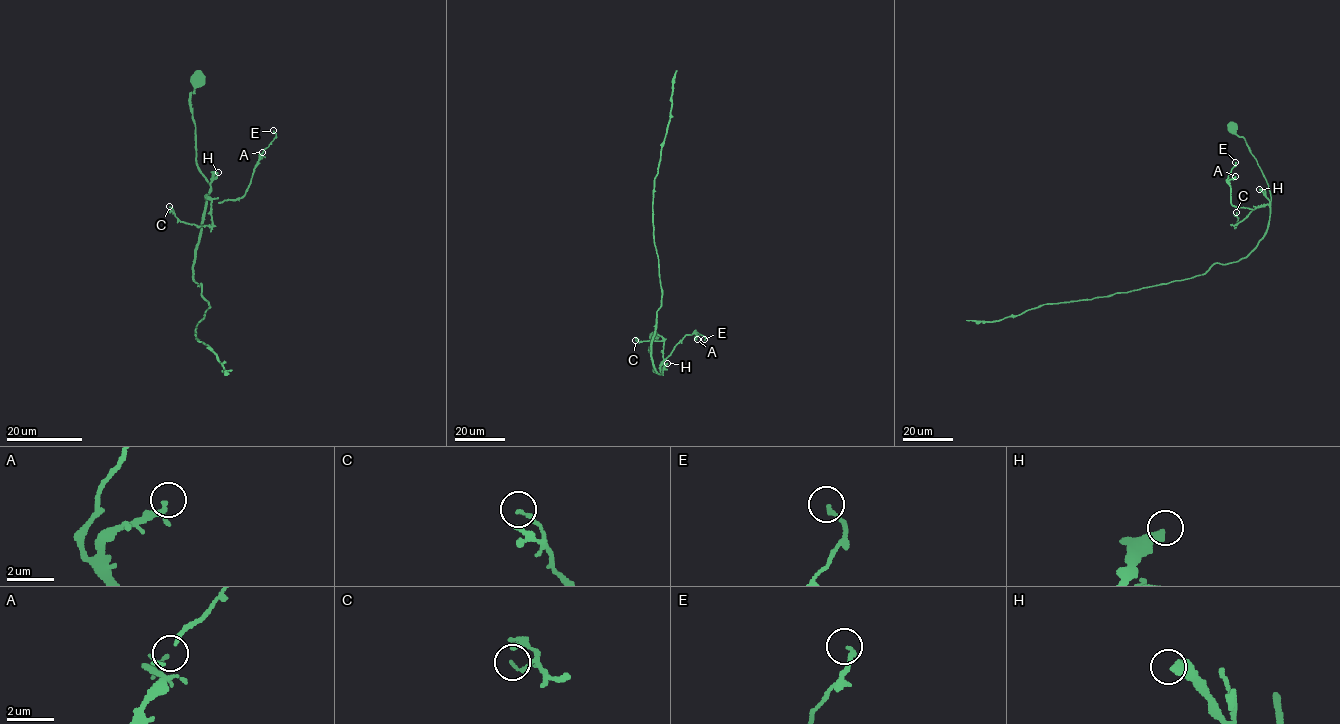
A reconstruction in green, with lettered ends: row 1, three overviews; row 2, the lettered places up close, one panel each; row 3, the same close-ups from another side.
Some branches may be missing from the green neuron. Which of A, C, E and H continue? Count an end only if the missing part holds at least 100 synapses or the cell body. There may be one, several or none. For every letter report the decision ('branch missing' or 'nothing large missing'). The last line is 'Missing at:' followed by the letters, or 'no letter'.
A: nothing large missing
C: nothing large missing
E: nothing large missing
H: nothing large missing
Missing at: no letter

